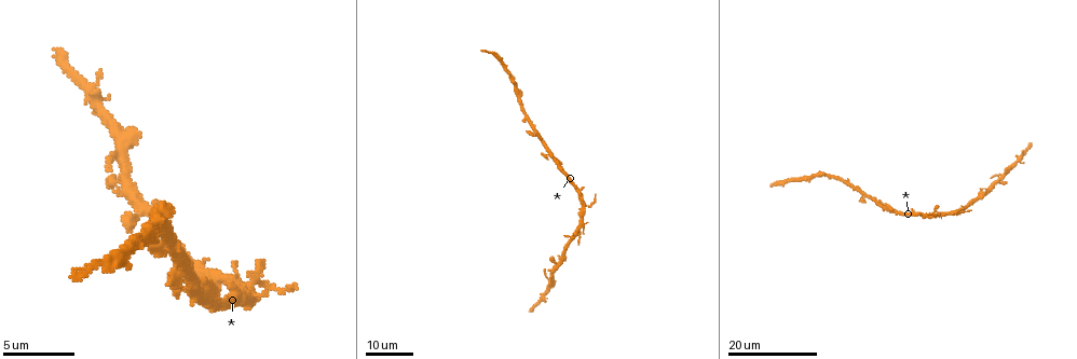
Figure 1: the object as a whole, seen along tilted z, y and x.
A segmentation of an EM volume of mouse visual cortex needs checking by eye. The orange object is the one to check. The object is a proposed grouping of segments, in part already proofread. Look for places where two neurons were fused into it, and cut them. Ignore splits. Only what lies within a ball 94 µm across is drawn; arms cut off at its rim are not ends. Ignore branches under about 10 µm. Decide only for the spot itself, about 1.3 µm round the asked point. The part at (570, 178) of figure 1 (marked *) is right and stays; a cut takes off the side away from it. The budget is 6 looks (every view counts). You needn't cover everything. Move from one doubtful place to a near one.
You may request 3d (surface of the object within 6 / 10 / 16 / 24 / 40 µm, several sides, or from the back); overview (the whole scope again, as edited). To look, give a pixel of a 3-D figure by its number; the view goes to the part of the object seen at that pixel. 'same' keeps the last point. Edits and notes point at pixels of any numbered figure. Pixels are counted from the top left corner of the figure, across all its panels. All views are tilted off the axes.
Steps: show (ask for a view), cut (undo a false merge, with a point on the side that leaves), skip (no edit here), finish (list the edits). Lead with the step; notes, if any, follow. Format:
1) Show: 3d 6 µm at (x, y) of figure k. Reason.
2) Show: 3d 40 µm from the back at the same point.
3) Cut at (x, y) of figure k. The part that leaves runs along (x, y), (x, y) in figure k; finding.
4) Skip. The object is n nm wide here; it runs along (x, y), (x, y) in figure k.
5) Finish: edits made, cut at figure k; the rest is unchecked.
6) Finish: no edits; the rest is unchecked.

Show: 3d 24 µm at (534, 126) of figure 1. Narrows sharply.

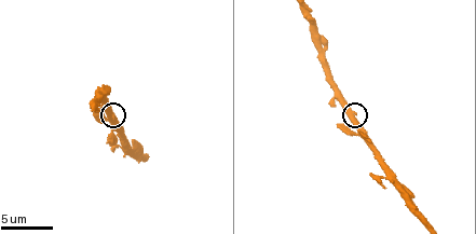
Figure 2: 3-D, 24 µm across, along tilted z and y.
Show: 3d 6 µm at (110, 114) of figure 2. Closer look.

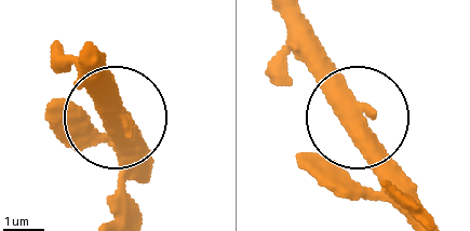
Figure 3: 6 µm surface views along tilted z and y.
Skip. One neuron here.

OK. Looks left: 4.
Show: 3d 10 µm at (315, 30) of figure 2. Calibre changes.

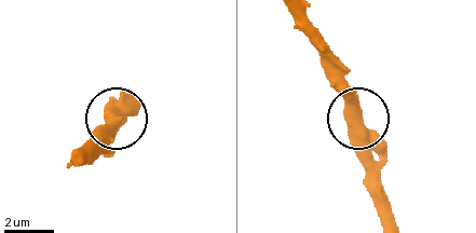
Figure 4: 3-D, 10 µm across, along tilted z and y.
Show: 3d 10 µm from the back at (354, 119) of figure 4. Other side.

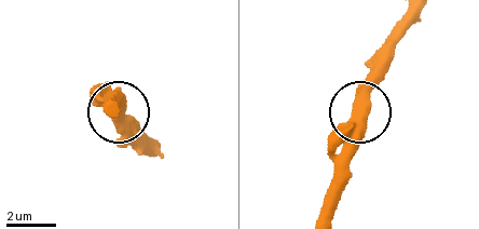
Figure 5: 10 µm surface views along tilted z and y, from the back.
Skip. The object is 540 nm wide here; one neuron here.

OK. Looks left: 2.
Show: 3d 24 µm at (995, 182) of figure 1. Narrows sharply.

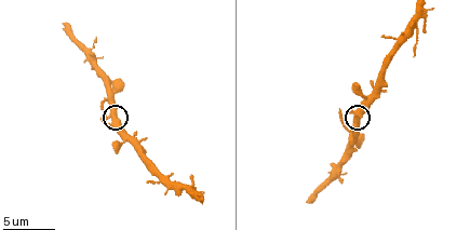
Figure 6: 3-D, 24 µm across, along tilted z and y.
Show: 3d 10 µm at (113, 120) of figure 6.

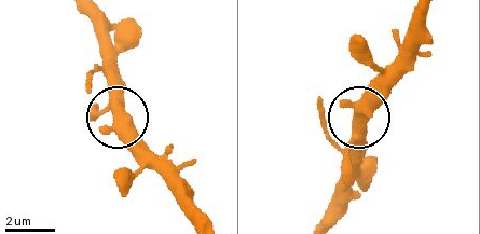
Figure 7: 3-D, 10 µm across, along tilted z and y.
Skip. All the same neuron.

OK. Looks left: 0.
Finish: no edits; the rest is unchecked.

